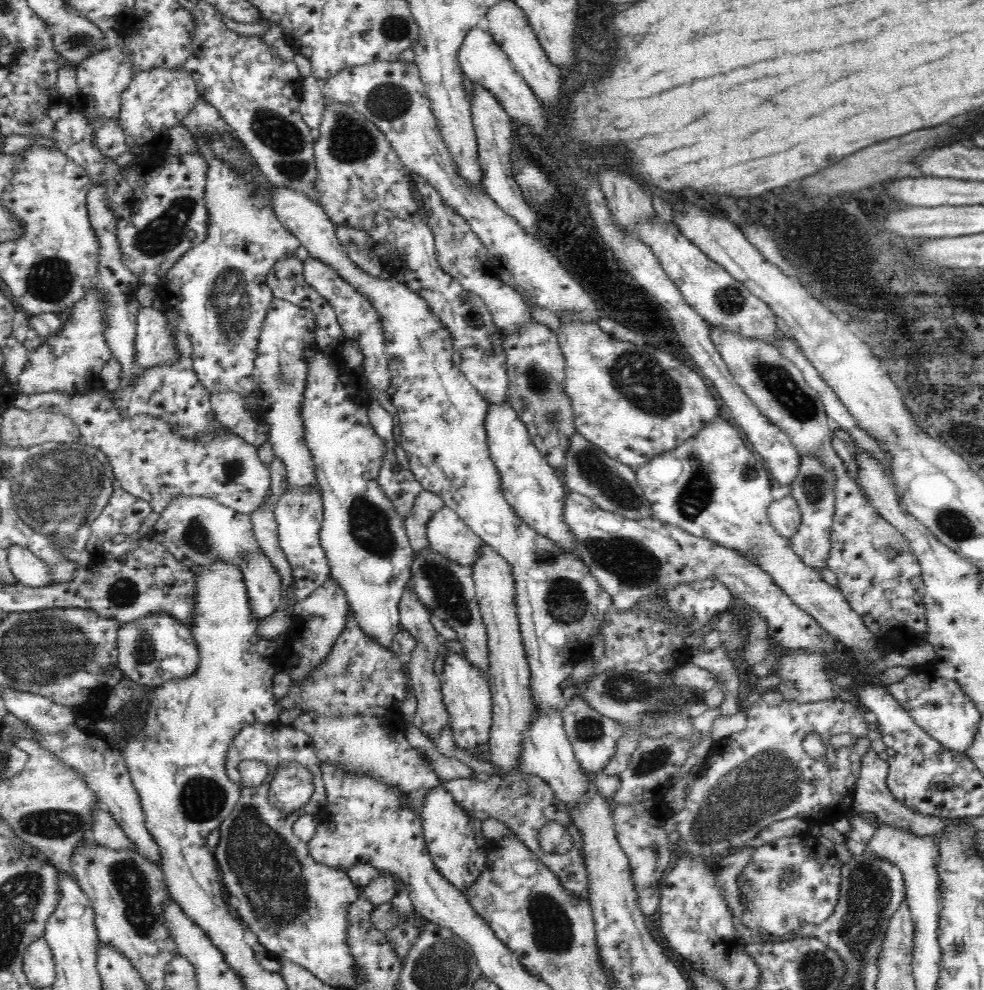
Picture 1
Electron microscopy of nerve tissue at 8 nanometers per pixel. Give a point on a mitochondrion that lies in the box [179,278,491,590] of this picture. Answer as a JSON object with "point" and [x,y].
{"point":[371,527]}

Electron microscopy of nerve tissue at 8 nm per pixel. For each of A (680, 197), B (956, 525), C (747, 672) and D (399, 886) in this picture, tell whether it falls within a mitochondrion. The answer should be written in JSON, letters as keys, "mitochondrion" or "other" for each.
{"A":"other","B":"mitochondrion","C":"other","D":"other"}

